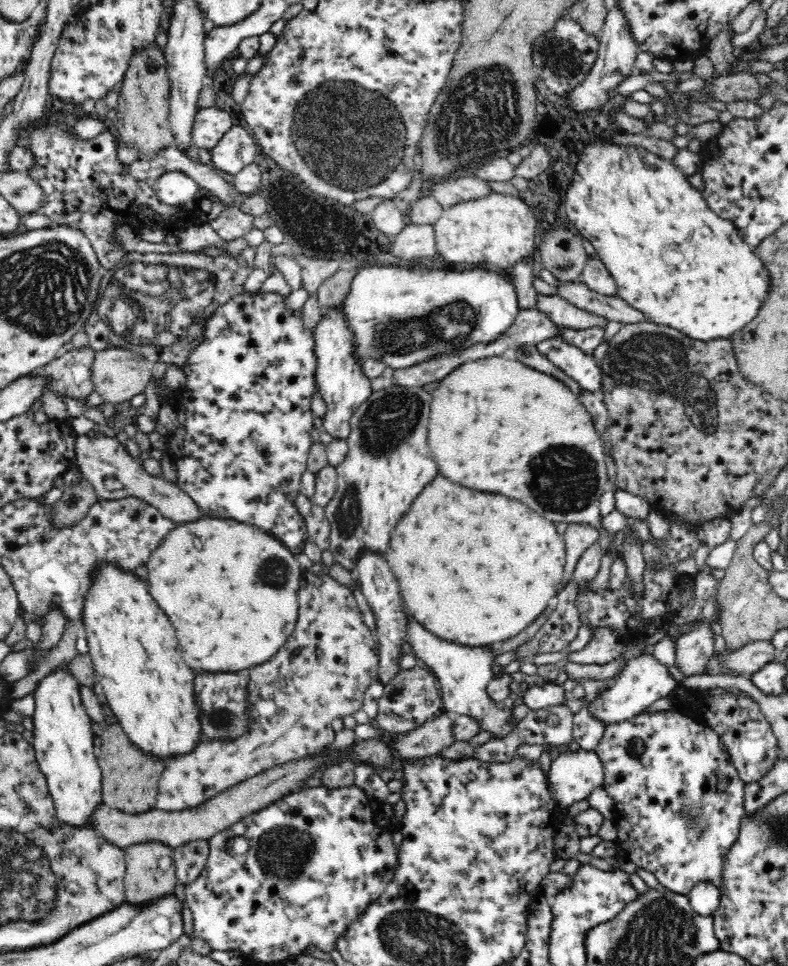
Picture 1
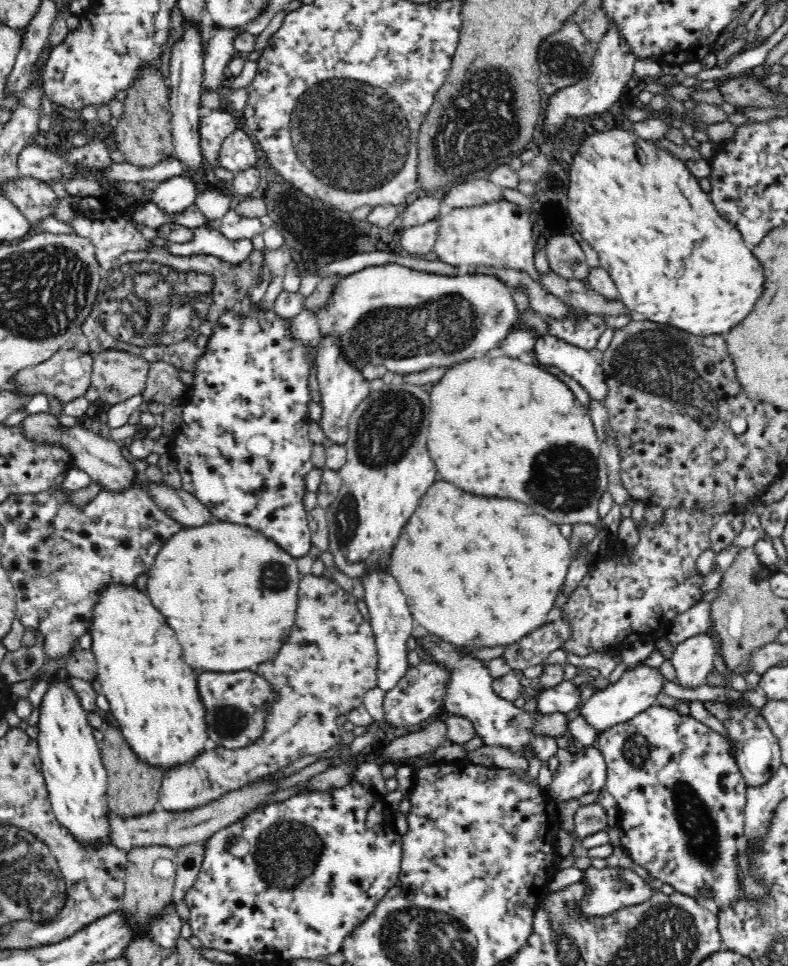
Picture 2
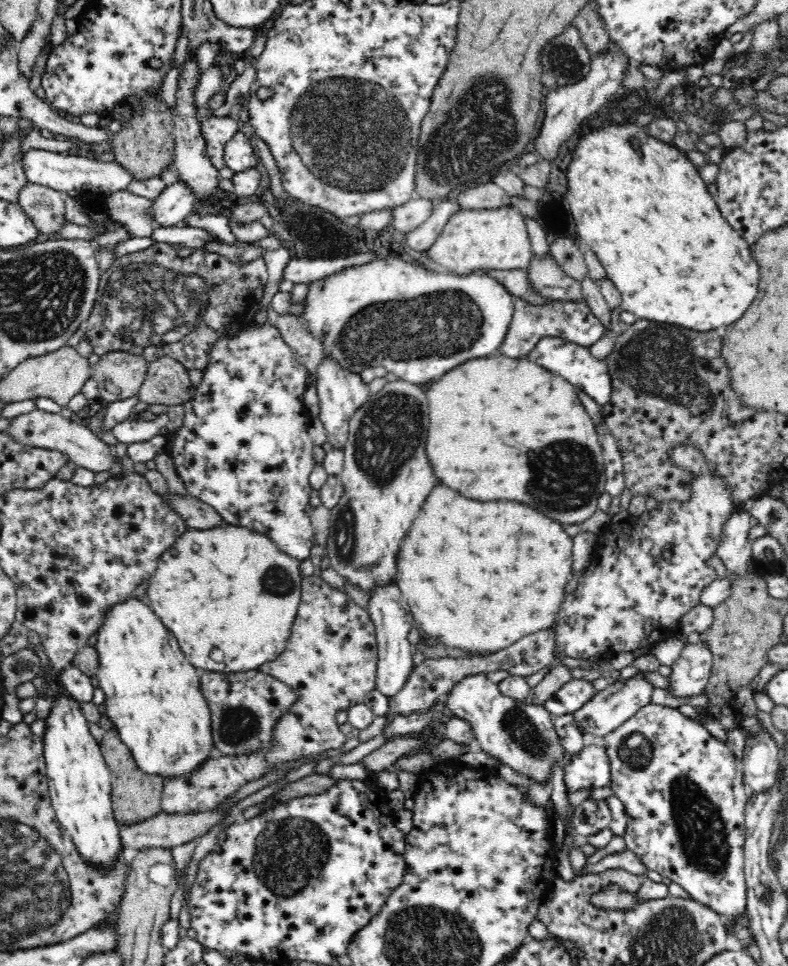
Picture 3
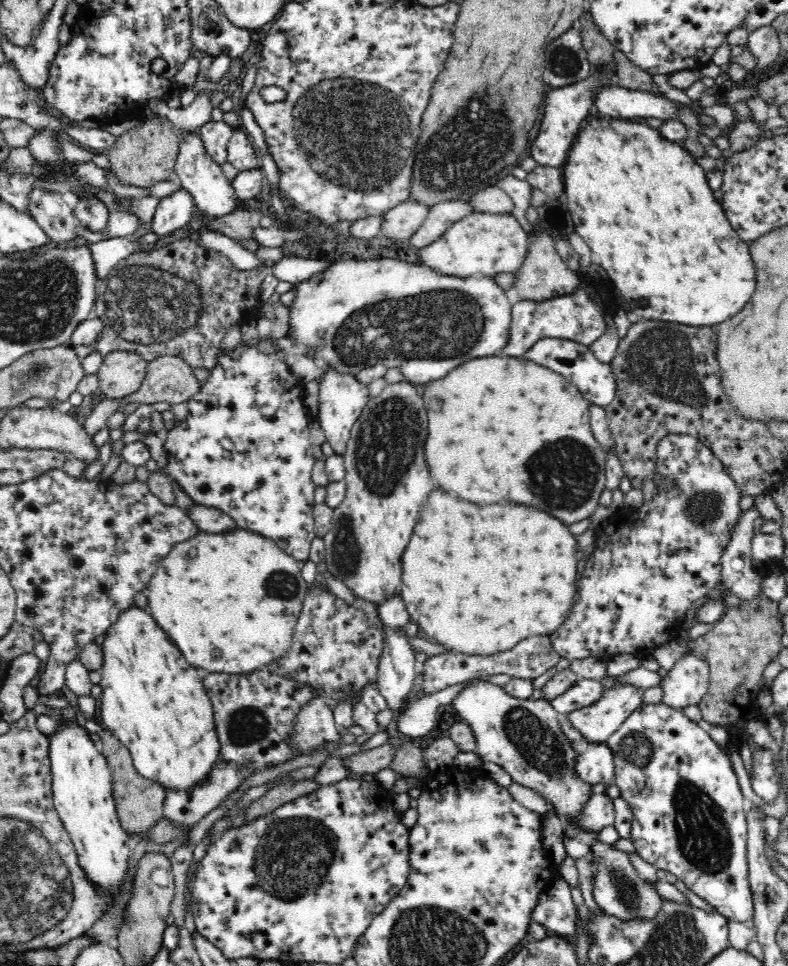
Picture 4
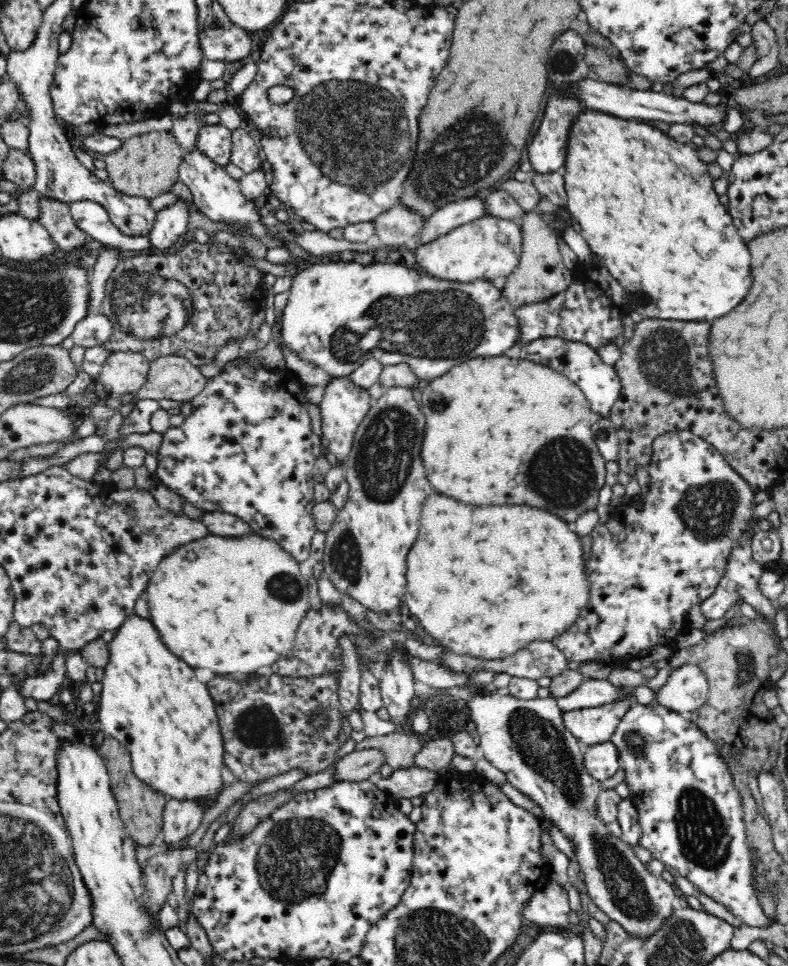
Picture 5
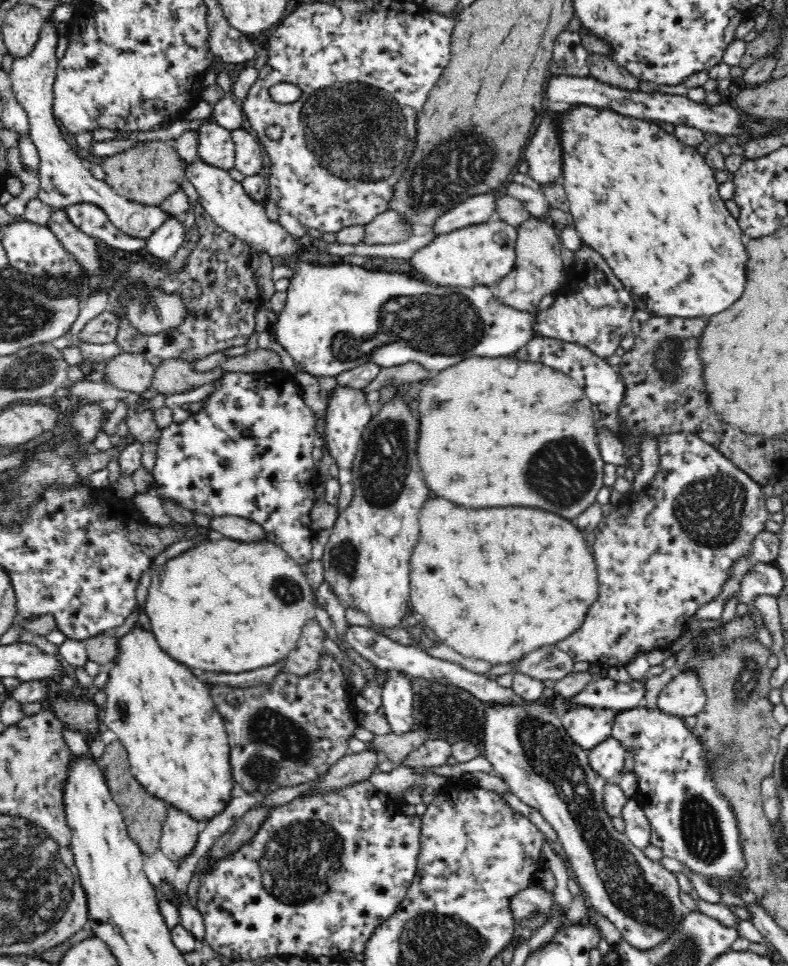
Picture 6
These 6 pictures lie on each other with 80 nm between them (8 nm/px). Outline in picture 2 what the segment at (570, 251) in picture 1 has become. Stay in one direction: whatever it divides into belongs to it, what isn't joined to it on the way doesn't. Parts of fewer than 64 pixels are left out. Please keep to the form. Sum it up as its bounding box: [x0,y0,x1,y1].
[546,234,589,281]

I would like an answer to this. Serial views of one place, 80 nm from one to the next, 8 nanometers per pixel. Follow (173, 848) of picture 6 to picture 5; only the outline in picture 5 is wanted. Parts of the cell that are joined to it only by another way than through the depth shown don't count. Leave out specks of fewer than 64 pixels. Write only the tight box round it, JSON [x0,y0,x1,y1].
[163,798,208,849]

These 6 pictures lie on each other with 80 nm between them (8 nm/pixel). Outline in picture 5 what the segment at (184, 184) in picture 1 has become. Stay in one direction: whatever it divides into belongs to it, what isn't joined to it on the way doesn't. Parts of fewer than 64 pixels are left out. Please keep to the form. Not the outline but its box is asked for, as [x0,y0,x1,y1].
[148,198,190,251]

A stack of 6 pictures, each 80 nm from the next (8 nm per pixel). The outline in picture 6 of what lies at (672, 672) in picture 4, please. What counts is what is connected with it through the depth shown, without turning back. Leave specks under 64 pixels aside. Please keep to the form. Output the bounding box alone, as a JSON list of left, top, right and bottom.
[657,669,706,716]

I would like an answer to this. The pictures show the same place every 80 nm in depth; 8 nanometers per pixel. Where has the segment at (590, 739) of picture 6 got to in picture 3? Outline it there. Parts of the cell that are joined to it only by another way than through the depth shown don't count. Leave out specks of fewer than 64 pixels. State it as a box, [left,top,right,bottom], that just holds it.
[574,668,655,736]

